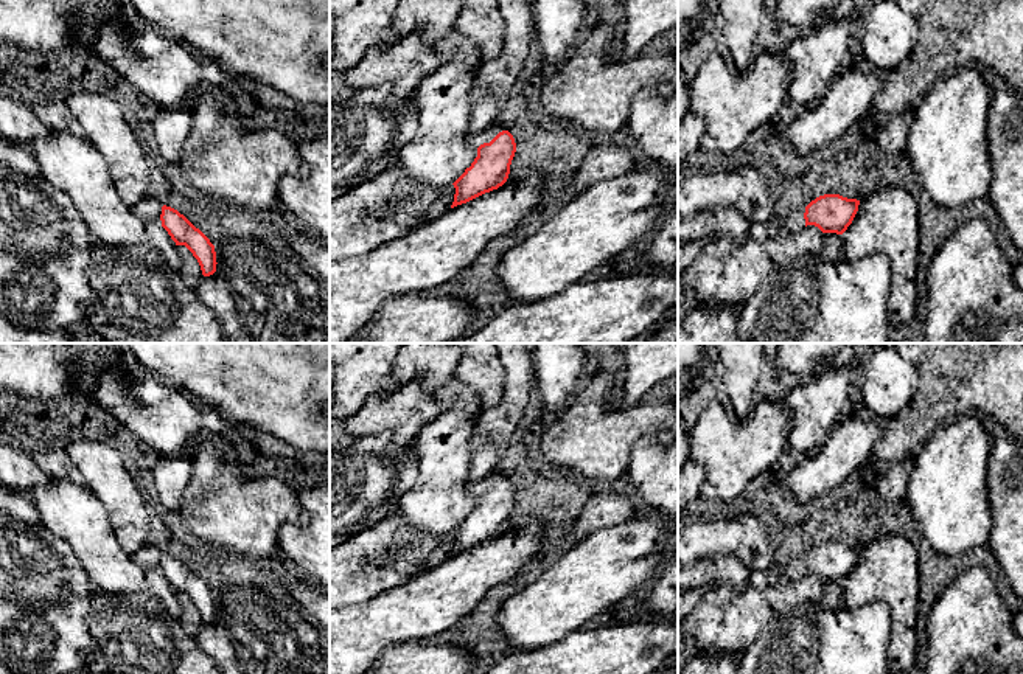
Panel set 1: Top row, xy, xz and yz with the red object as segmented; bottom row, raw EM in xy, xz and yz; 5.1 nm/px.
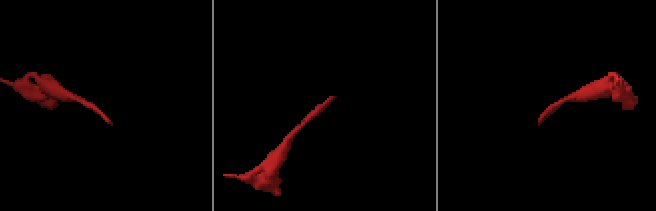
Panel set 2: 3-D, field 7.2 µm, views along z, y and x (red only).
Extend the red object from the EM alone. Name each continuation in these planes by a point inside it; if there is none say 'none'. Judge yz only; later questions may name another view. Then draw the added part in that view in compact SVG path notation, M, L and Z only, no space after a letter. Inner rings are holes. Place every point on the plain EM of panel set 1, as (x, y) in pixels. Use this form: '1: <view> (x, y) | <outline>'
1: yz (793, 570) | M801 553L798 556L794 556L780 572L779 578L782 578L785 582L791 582L791 581L798 581L805 575L805 567L804 567L804 561L805 561L805 553Z

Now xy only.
1: xy (150, 556) | M145 545L141 550L131 554L132 561L141 568L159 570L163 551L155 545Z

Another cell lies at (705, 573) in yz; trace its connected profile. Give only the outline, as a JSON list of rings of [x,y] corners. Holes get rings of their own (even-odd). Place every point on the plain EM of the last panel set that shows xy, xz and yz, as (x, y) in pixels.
[[[734,554],[711,556],[678,570],[678,590],[706,592],[720,582],[742,592],[749,585],[749,572]]]

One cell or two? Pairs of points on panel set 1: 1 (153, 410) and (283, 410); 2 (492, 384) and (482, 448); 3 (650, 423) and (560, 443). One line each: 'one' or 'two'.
1: two
2: two
3: one

